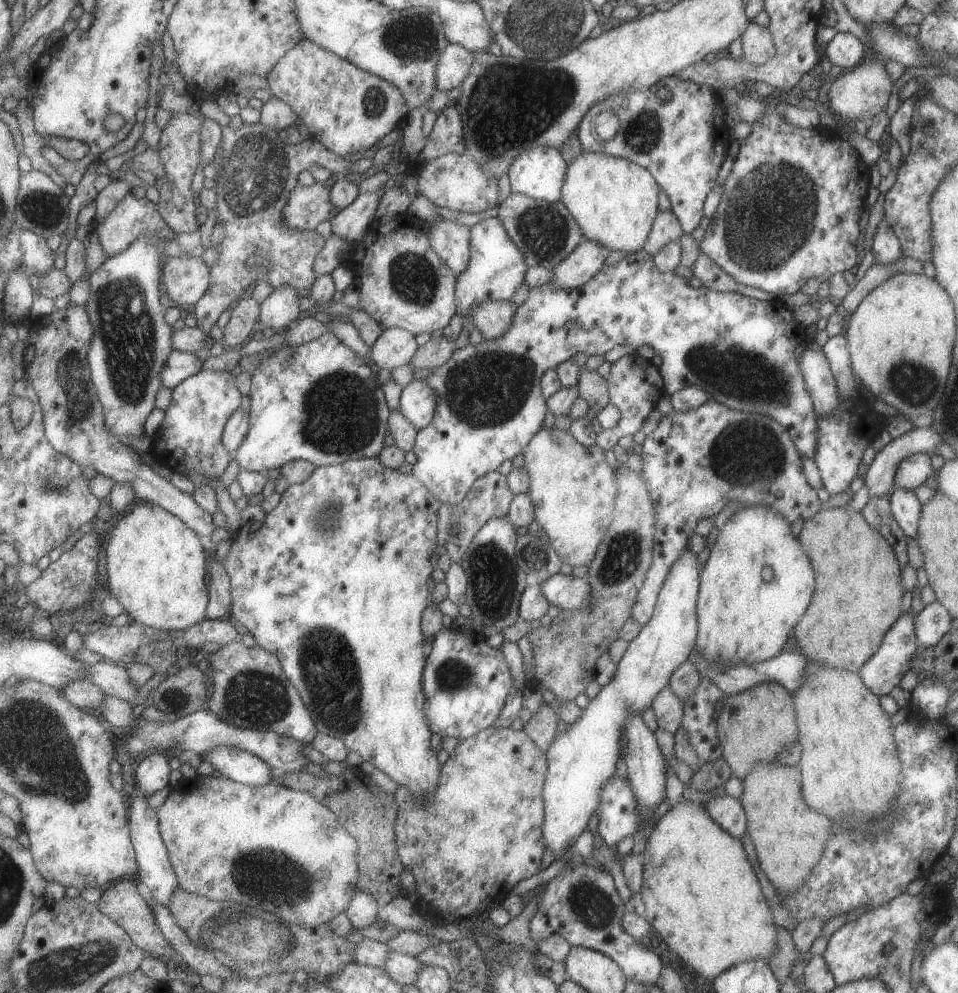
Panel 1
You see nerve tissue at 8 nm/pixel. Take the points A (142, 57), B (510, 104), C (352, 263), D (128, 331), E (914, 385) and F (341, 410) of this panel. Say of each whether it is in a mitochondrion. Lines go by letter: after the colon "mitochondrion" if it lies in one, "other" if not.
A: other
B: mitochondrion
C: other
D: mitochondrion
E: mitochondrion
F: mitochondrion

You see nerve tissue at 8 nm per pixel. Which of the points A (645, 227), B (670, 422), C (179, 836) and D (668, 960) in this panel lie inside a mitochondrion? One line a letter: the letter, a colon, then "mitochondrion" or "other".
A: other
B: other
C: other
D: other

